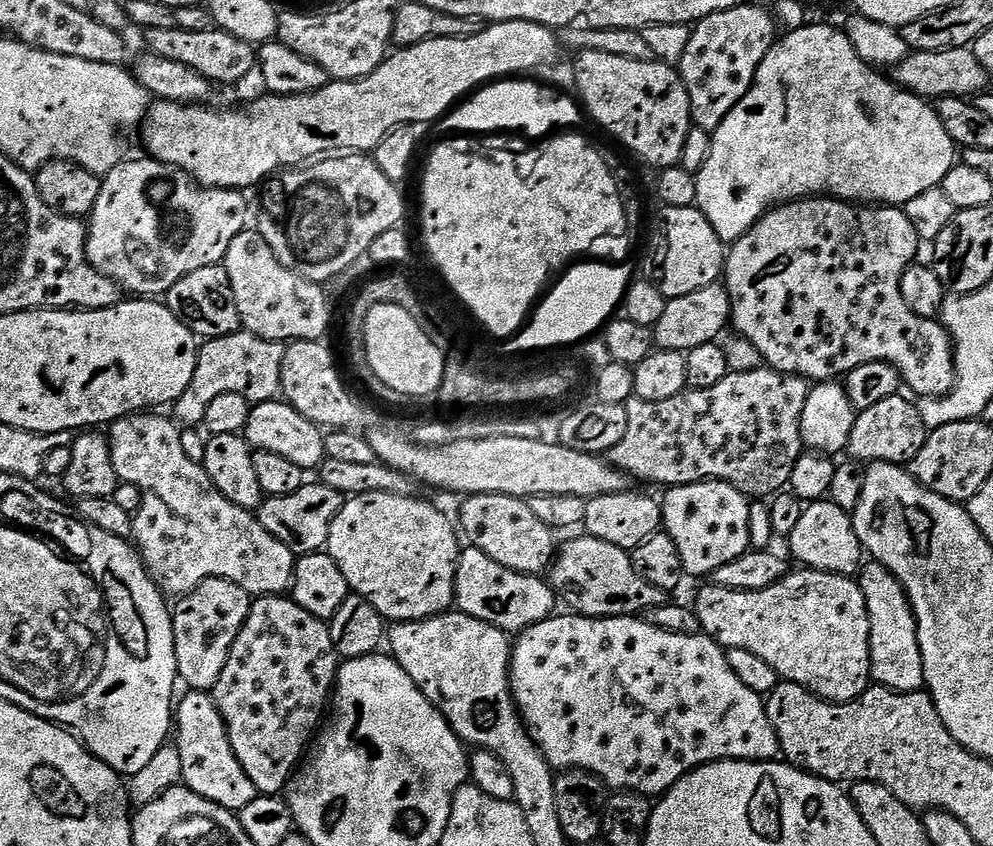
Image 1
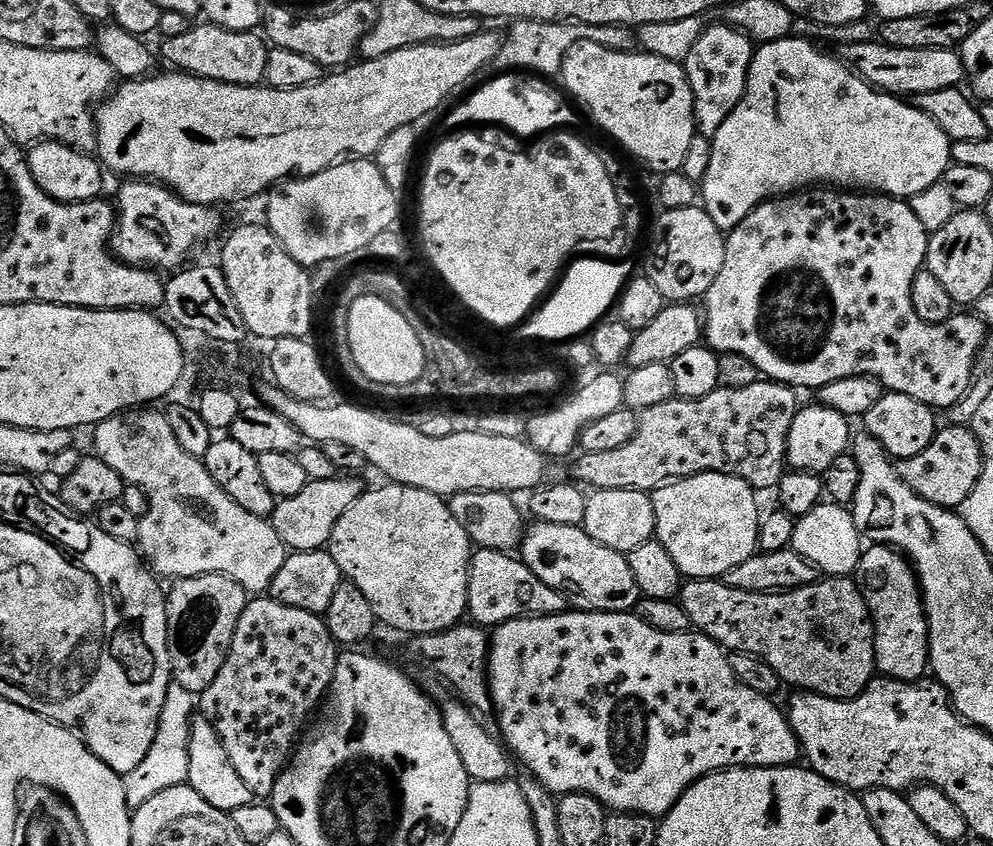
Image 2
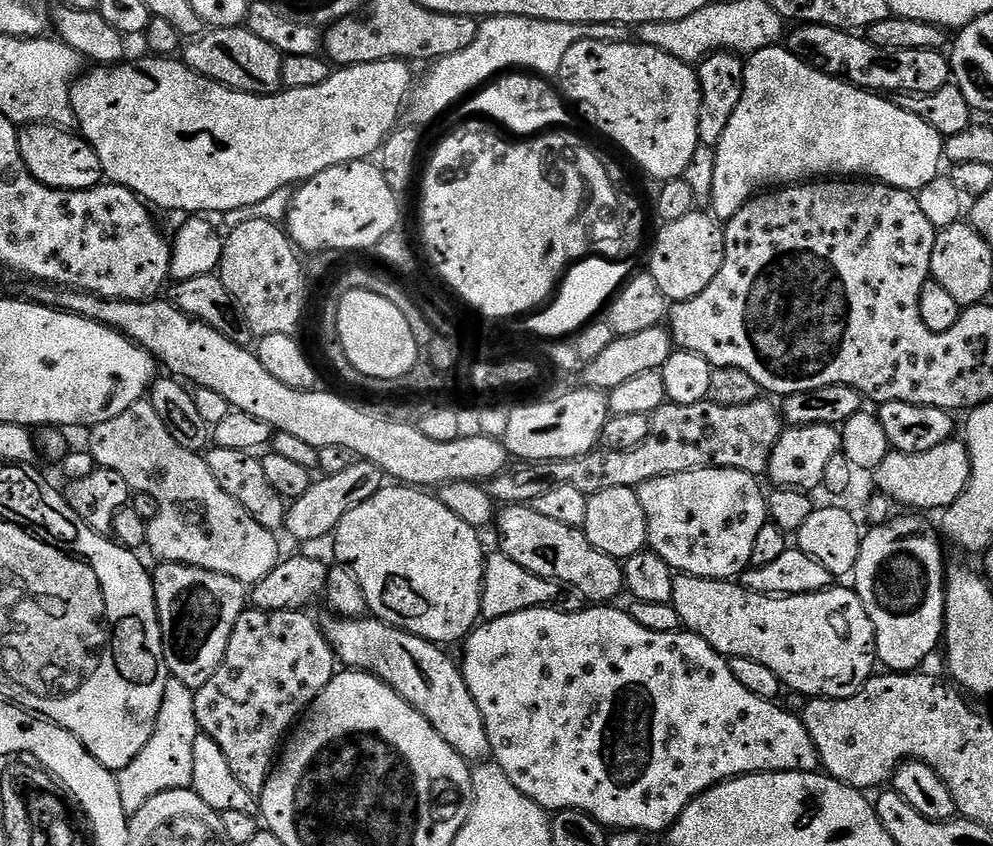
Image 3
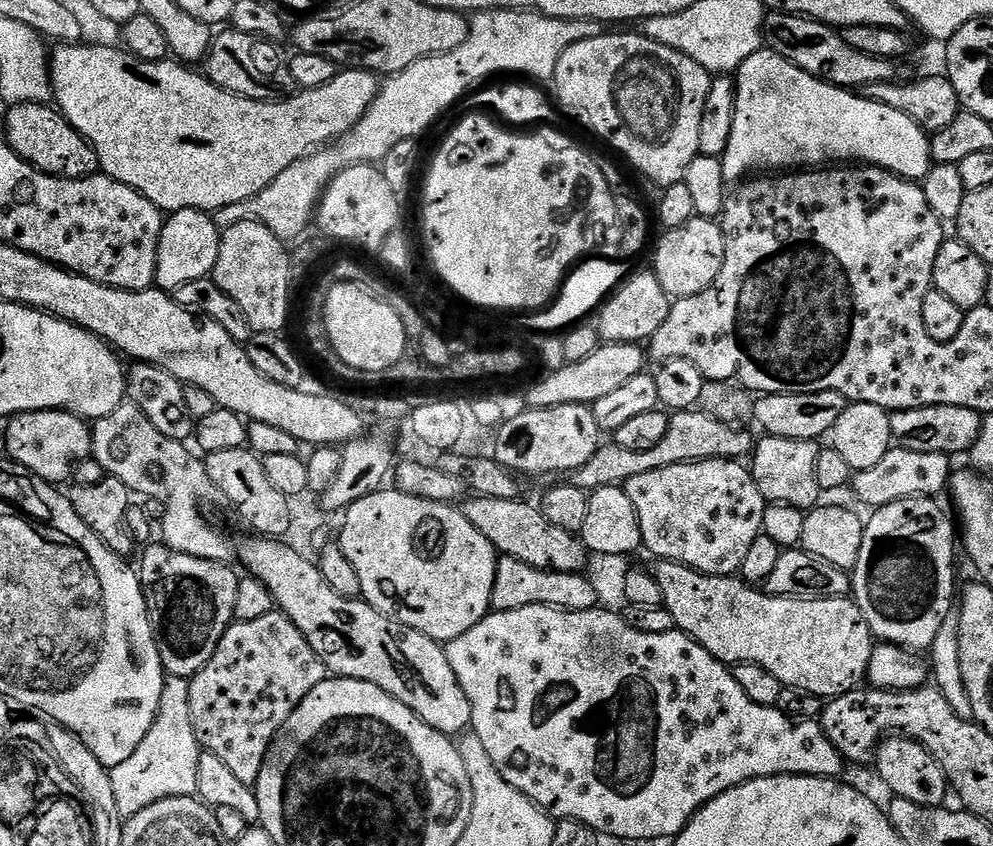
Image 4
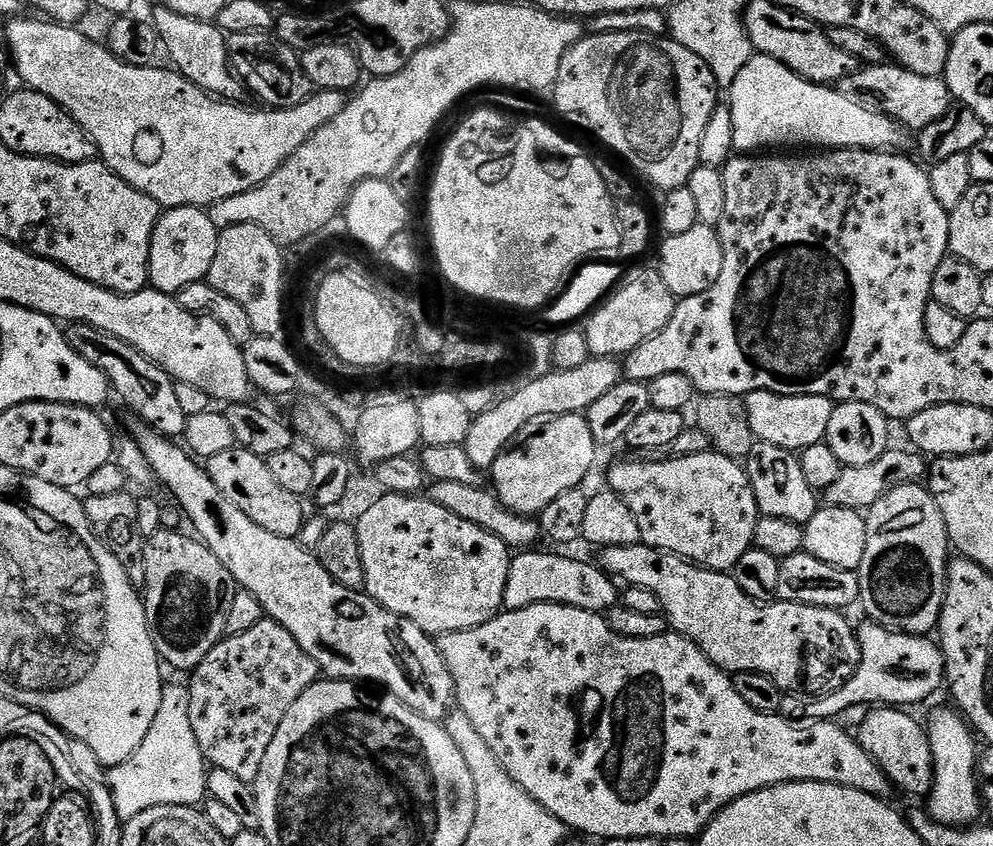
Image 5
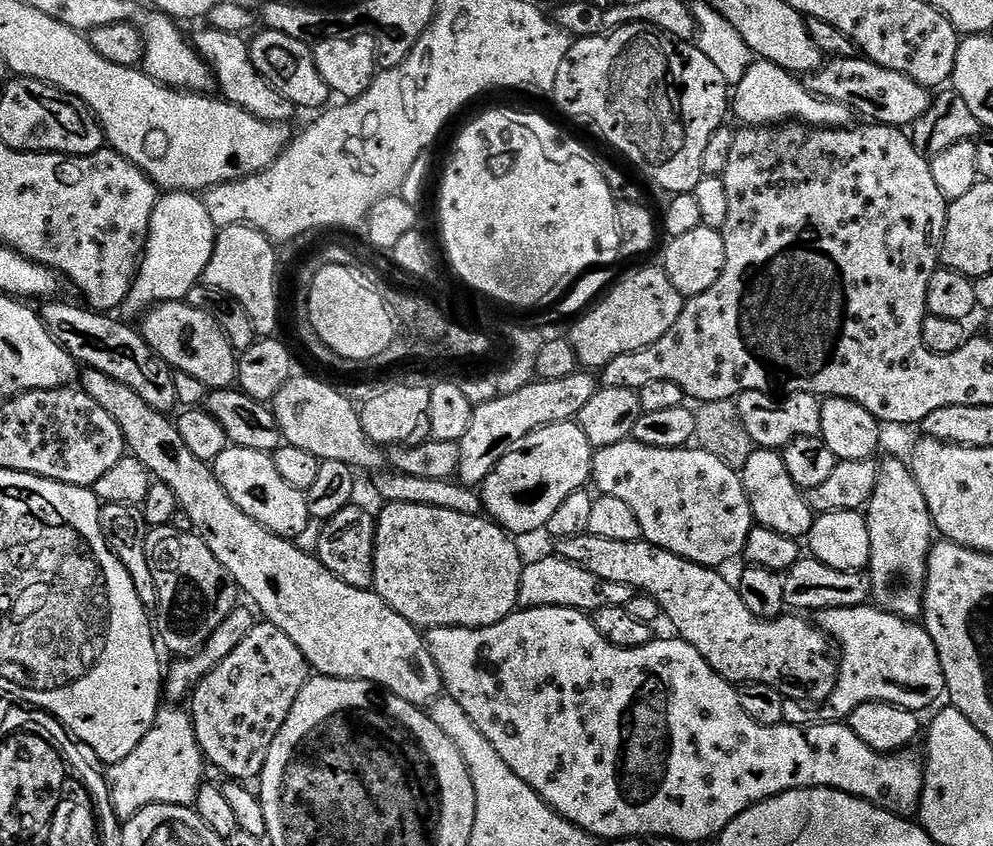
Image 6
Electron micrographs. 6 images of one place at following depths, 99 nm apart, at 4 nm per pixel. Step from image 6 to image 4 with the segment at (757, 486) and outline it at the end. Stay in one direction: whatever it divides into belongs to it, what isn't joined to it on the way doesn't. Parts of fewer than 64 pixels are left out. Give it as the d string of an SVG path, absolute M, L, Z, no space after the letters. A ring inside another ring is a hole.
M761 435L750 453L750 471L762 498L768 504L785 504L801 510L817 507L821 503L822 493L814 474L814 466L818 462L820 450L821 445L815 440Z

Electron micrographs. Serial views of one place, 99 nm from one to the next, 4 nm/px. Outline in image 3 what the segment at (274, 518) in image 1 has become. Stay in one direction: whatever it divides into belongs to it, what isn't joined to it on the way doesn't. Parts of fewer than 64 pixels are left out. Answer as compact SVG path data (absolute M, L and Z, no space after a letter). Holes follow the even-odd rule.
M353 459L352 464L338 474L324 476L317 484L316 481L309 483L308 489L291 501L282 521L283 527L288 527L289 534L296 540L320 540L323 536L331 537L340 519L351 508L378 494L378 490L385 487L385 484L385 474L378 466L374 466L374 462Z

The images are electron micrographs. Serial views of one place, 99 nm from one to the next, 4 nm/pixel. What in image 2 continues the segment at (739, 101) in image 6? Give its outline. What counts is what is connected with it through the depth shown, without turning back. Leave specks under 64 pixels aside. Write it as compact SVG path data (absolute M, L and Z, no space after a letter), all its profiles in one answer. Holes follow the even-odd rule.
M787 38L778 41L761 43L752 53L752 65L748 71L748 85L744 91L742 102L722 122L722 130L718 130L716 136L711 137L712 153L710 154L710 170L706 170L702 181L702 207L705 212L714 218L714 226L718 226L721 232L727 234L742 222L742 218L749 216L760 204L765 204L767 200L783 198L789 194L795 194L801 190L811 189L813 186L835 186L840 190L863 190L868 194L883 194L897 198L910 198L914 194L922 194L930 186L941 183L944 178L944 171L952 163L953 141L948 139L948 135L918 107L913 106L907 99L899 96L890 96L886 92L879 91L871 84L860 79L843 59L827 56L824 52L819 52L808 40L794 40Z

